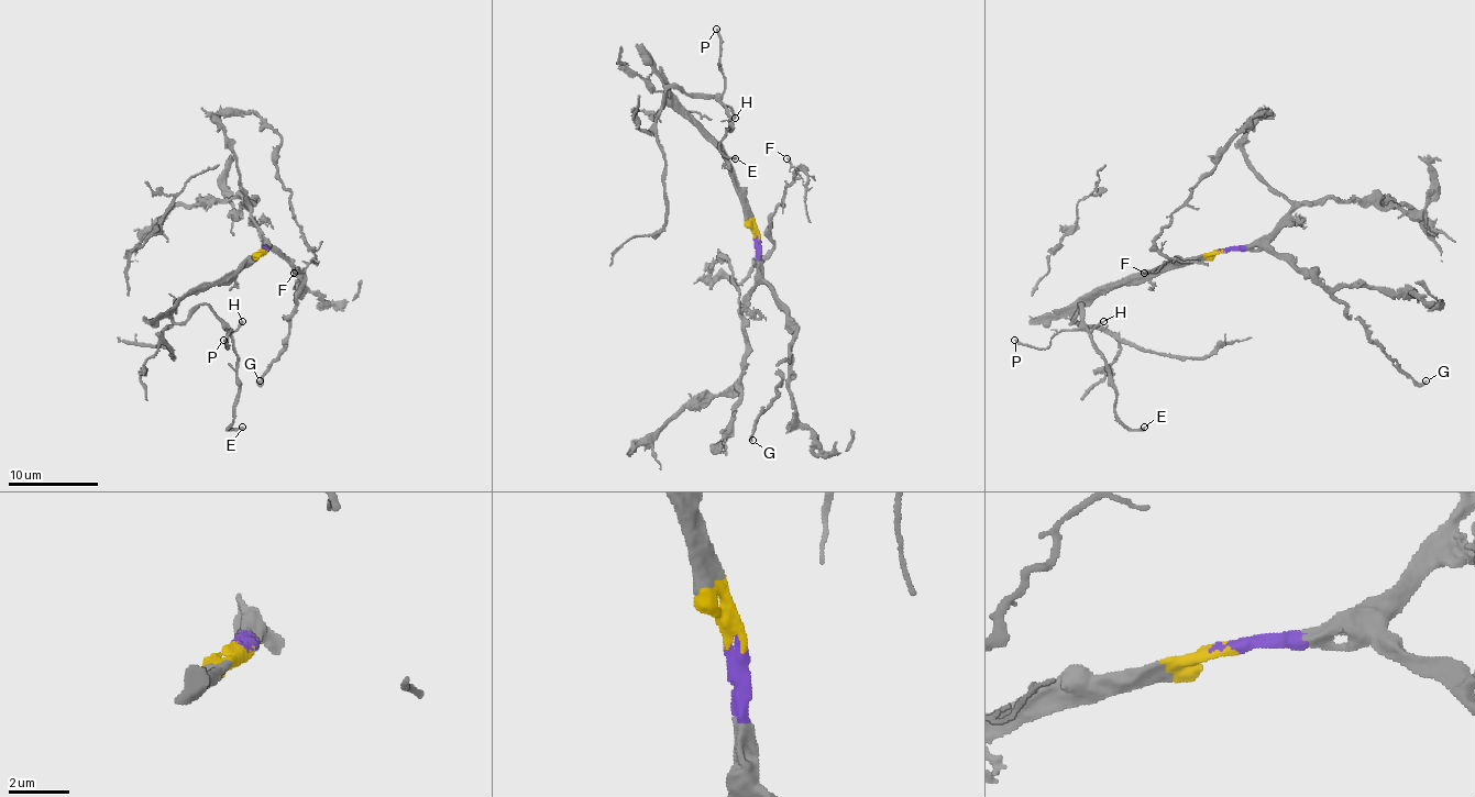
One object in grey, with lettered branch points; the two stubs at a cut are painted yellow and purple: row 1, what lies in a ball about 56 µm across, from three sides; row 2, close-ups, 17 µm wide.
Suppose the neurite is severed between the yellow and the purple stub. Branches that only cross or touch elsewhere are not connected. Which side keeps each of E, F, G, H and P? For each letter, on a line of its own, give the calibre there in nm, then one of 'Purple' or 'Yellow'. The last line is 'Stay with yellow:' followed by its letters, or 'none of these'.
E: Thickness 200 nm. Yellow
F: Thickness 100 nm. Purple
G: Thickness 200 nm. Purple
H: Thickness 150 nm. Yellow
P: Thickness 170 nm. Yellow
Stay with yellow: E, H, P

